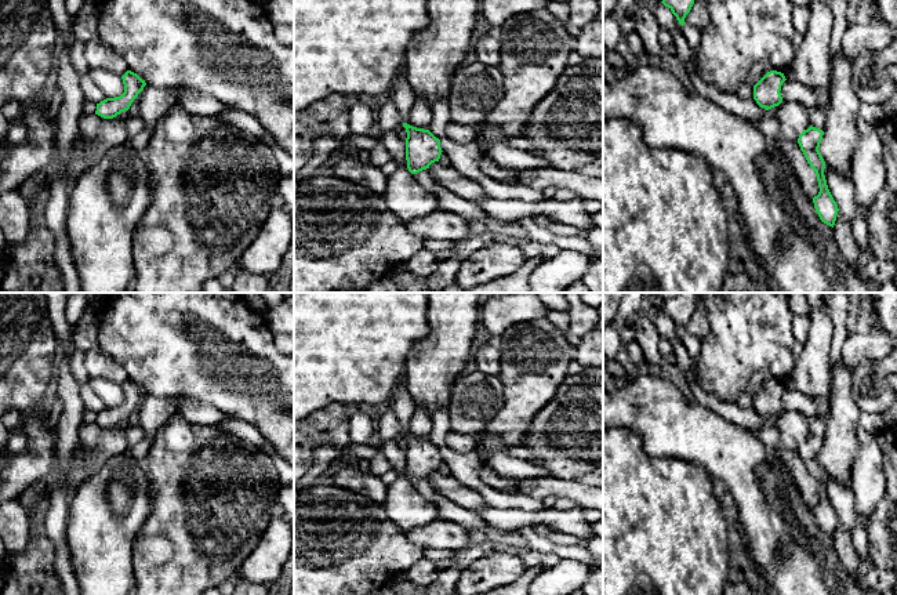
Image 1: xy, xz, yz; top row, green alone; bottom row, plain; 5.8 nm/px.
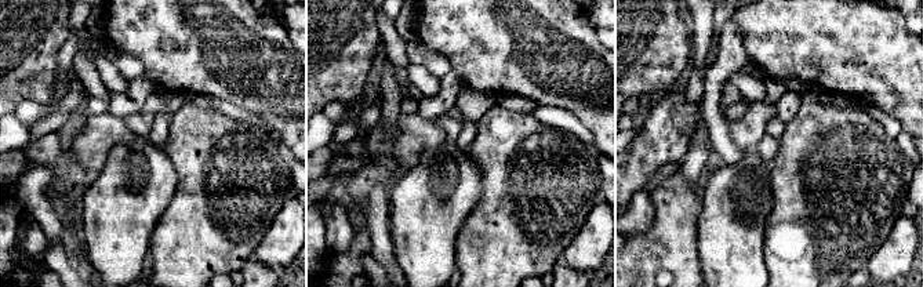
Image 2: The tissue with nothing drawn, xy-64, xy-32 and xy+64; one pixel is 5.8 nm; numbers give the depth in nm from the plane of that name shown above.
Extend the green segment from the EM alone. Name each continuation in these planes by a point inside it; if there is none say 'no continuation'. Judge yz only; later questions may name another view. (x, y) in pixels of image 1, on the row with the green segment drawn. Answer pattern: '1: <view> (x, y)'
no continuation

